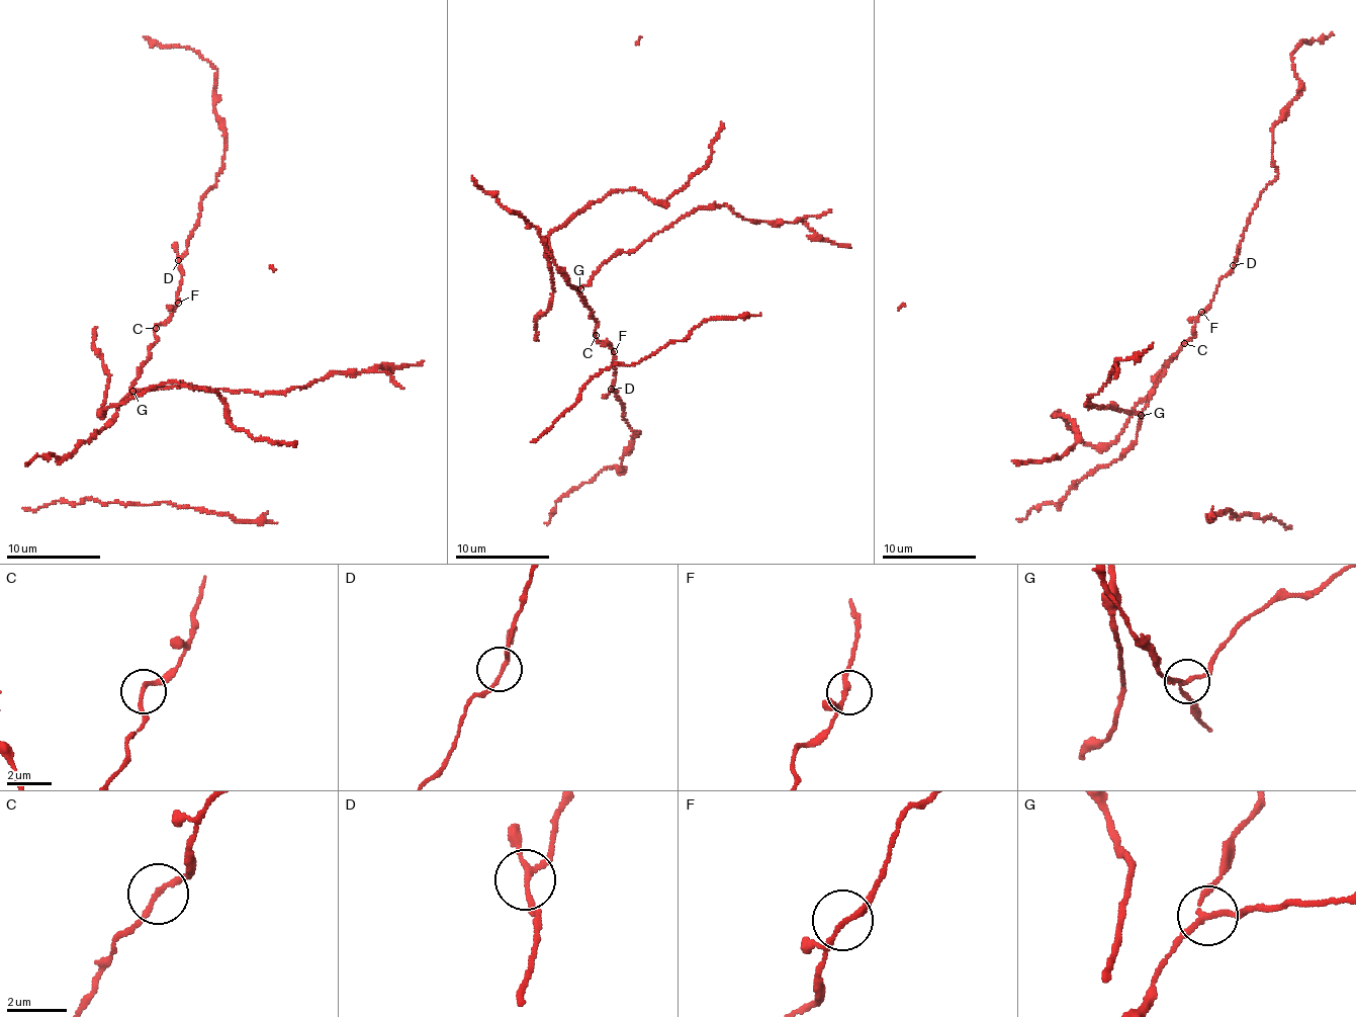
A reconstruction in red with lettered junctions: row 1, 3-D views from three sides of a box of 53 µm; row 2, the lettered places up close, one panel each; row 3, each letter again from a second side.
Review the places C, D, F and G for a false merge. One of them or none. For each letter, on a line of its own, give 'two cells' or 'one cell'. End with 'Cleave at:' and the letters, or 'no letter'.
C: one cell
D: one cell
F: one cell
G: two cells
Cleave at: G

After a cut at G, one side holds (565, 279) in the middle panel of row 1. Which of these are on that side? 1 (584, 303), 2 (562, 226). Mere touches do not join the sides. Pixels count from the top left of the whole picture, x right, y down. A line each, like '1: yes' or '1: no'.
1: yes
2: no

